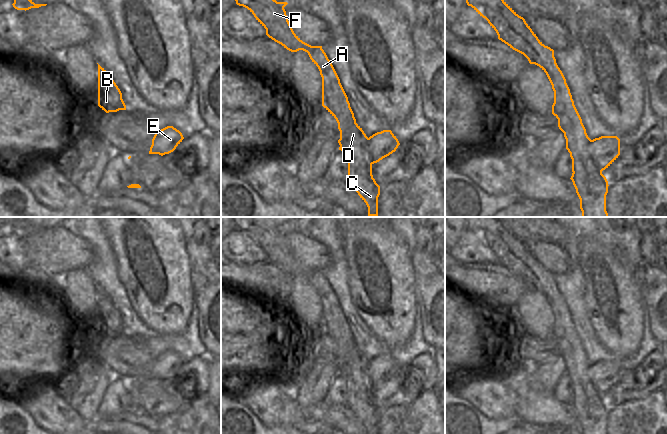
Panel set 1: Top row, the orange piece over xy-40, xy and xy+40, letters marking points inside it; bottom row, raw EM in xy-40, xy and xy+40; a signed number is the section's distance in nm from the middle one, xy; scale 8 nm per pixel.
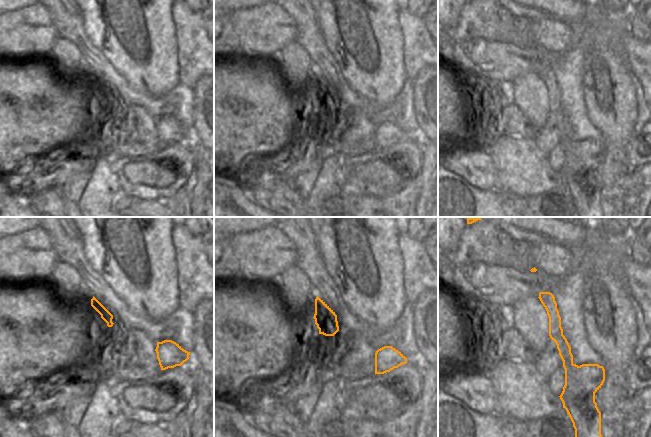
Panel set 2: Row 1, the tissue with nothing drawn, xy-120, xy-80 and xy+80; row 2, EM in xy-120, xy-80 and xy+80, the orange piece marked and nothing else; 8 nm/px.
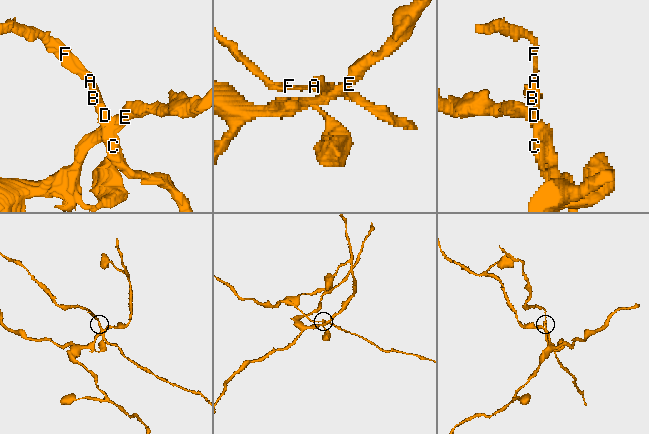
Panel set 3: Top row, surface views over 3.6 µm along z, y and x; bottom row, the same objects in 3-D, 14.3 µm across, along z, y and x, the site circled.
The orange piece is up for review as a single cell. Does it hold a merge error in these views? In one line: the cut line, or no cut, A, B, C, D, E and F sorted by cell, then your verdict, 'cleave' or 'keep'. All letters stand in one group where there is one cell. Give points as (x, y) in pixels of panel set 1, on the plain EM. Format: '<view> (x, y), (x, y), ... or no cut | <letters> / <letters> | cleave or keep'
xy (368, 362), (372, 386), (366, 387), (362, 393), (363, 402) | A B C D F / E | cleave

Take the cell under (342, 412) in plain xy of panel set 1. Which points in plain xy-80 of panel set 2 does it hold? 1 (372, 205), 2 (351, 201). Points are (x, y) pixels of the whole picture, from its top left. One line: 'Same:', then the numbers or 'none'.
Same: 1, 2

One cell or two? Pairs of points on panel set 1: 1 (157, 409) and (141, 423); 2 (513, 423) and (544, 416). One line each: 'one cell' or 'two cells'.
1: two cells
2: two cells

